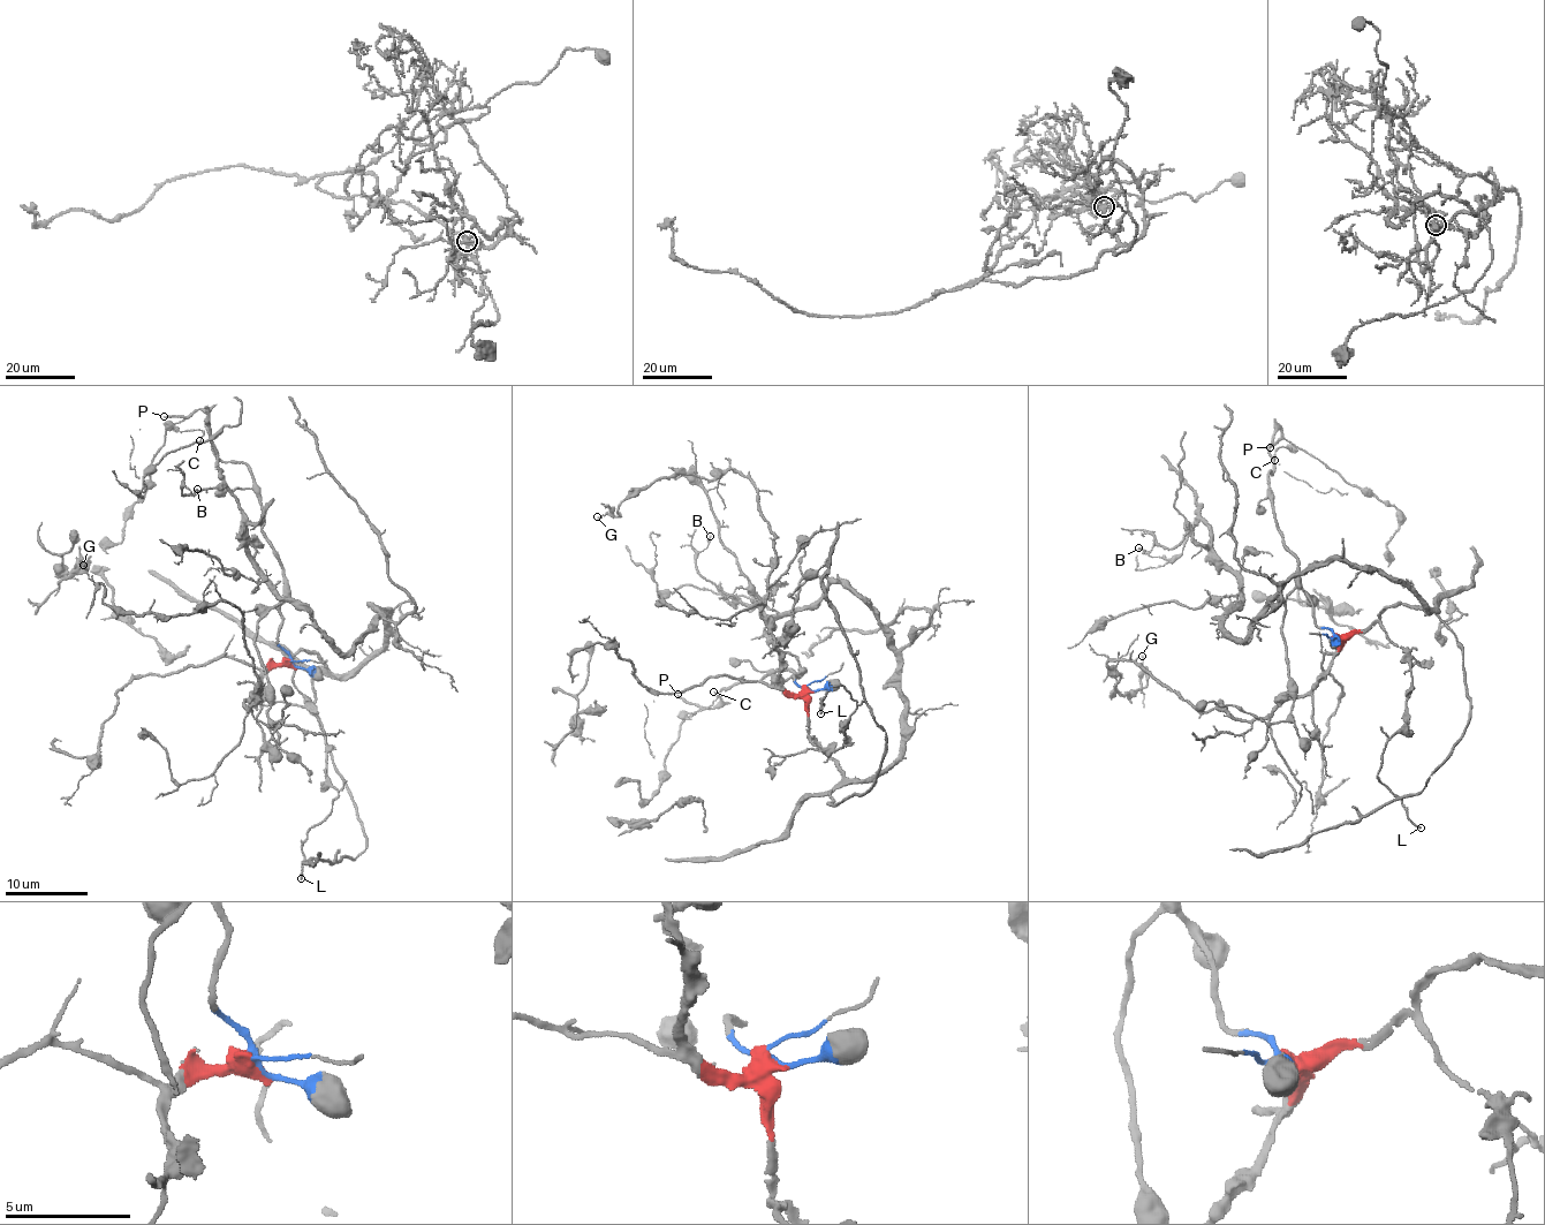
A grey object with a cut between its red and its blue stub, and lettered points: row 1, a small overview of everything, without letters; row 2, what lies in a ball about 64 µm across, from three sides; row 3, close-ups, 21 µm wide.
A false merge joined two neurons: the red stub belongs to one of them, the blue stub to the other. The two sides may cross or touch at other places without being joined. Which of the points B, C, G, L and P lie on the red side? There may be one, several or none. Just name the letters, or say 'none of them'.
B, G, L

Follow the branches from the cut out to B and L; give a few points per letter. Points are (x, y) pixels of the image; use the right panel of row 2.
B: (1337, 639), (1425, 606), (1331, 560), (1294, 574), (1240, 640), (1222, 624), (1239, 579), (1212, 529), (1138, 549)
L: (1337, 639), (1378, 622), (1411, 666), (1407, 725), (1383, 751), (1378, 771), (1421, 827)

